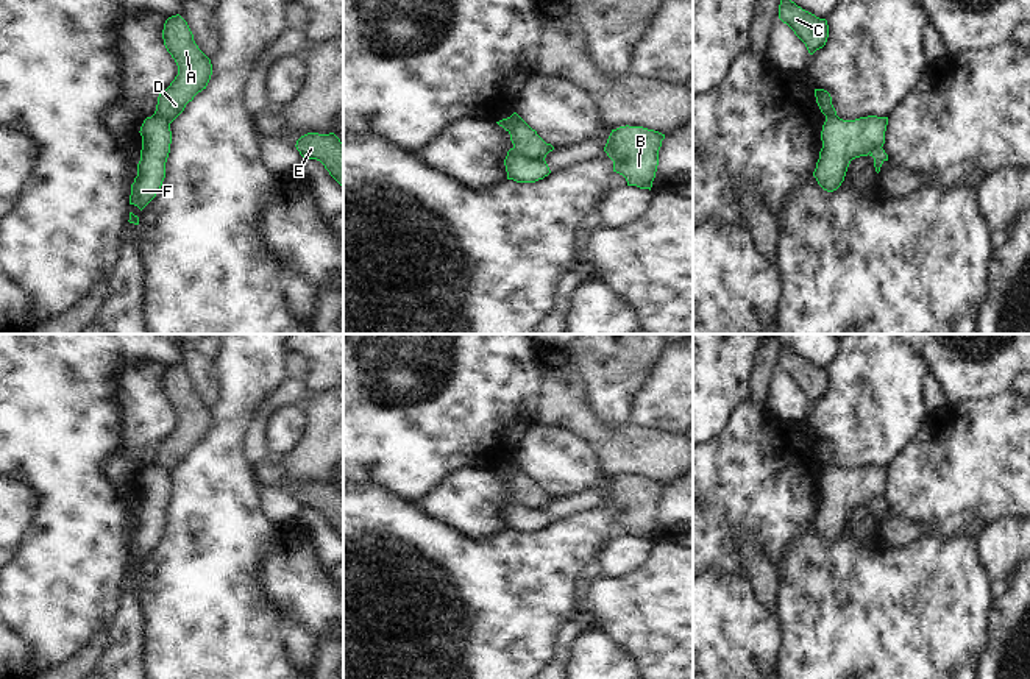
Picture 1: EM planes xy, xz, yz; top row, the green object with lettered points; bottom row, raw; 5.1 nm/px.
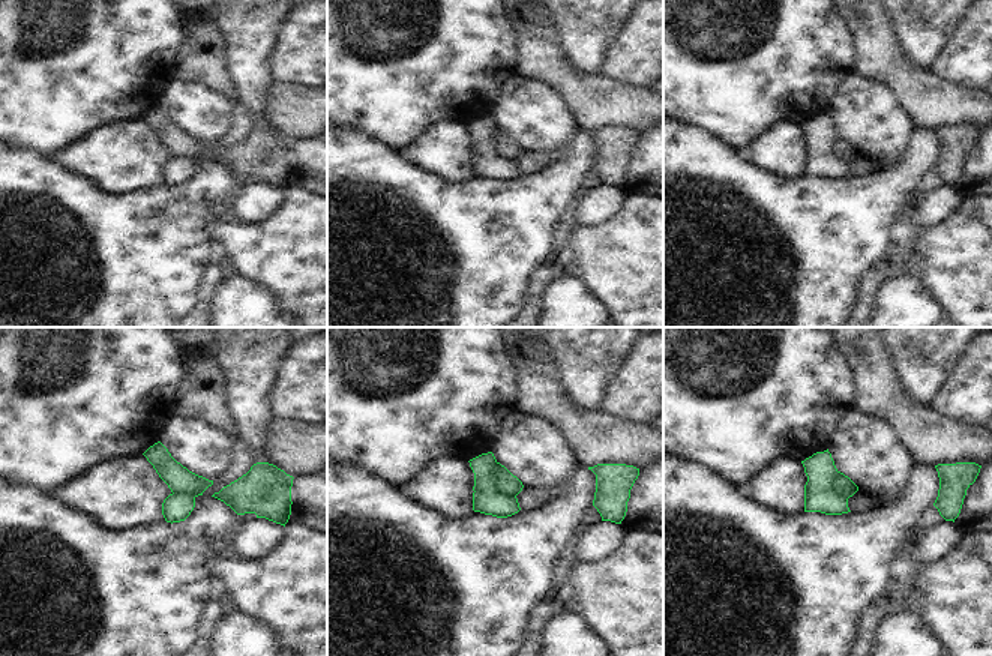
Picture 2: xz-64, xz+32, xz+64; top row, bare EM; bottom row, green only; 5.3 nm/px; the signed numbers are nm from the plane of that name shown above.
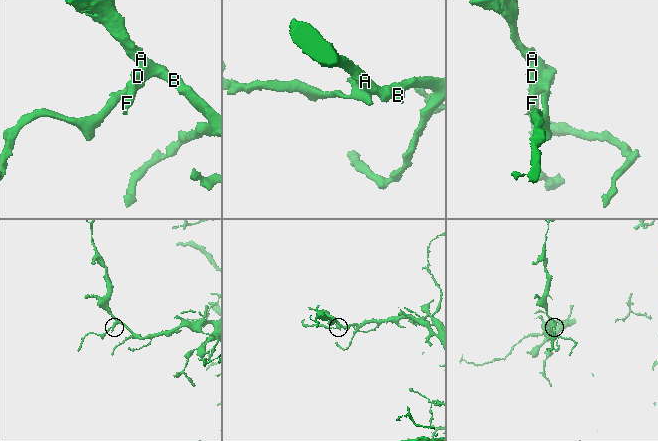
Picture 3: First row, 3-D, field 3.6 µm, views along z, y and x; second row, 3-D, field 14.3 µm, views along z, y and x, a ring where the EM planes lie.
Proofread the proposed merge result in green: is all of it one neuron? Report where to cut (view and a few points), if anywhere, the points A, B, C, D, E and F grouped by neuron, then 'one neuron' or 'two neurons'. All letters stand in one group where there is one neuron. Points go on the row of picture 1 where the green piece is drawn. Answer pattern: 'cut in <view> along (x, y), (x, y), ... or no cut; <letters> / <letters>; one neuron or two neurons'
cut in xz along (514, 145), (526, 156), (543, 159); A B C D E / F; two neurons

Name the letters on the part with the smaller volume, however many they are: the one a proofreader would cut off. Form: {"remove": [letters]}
{"remove": ["F"]}

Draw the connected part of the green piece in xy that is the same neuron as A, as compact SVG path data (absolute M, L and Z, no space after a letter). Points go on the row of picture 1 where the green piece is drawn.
M179 16L165 20L162 39L178 66L178 75L158 97L154 116L172 123L194 97L206 89L211 75L211 59L198 48L187 22Z

